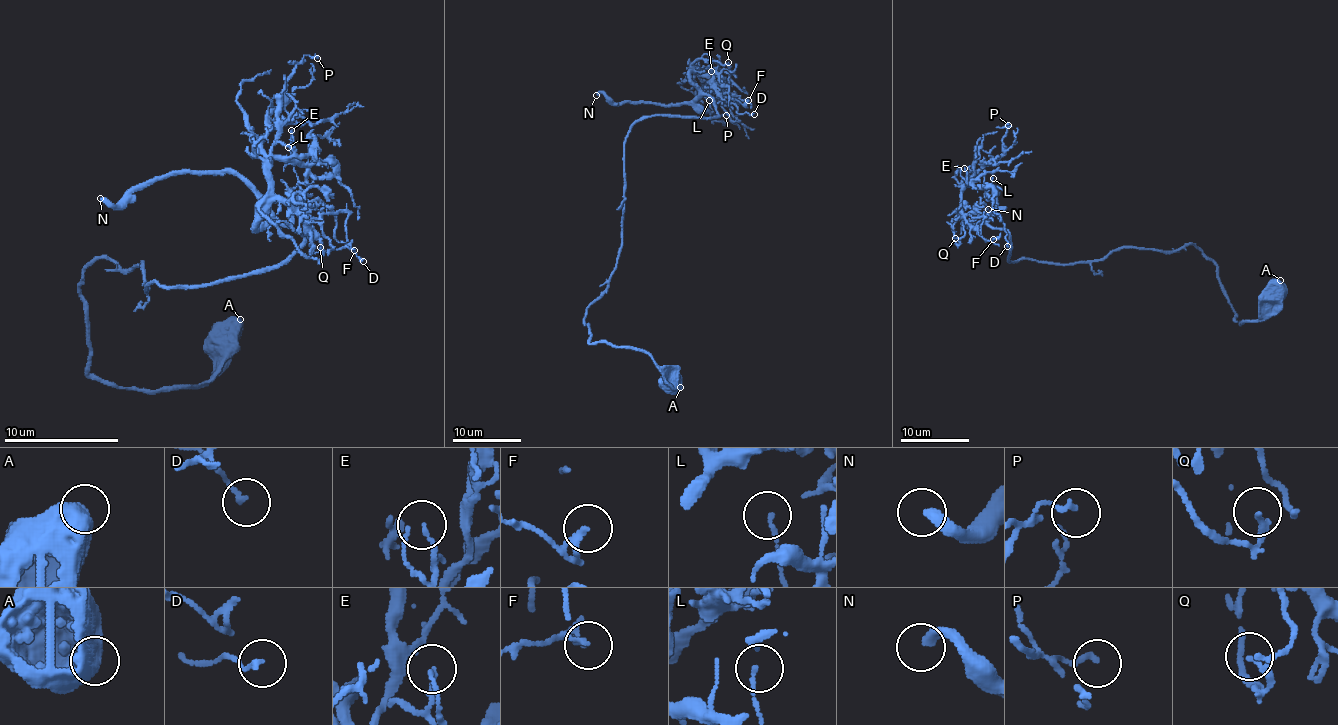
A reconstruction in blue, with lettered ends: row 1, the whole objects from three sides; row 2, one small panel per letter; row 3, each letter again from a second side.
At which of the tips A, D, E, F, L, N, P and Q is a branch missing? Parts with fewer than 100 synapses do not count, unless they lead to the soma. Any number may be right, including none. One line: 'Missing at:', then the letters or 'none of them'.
Missing at: N

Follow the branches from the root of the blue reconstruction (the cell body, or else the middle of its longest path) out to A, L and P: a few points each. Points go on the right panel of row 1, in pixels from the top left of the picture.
A: (1070, 263), (1097, 262), (1121, 248), (1174, 251), (1195, 244), (1217, 267), (1239, 323), (1265, 313), (1280, 280)
L: (1070, 263), (1010, 262), (1007, 231), (966, 221), (961, 190), (978, 185), (991, 198), (993, 178)
P: (1070, 263), (1010, 262), (1007, 231), (966, 221), (961, 190), (1002, 156), (1008, 125)

